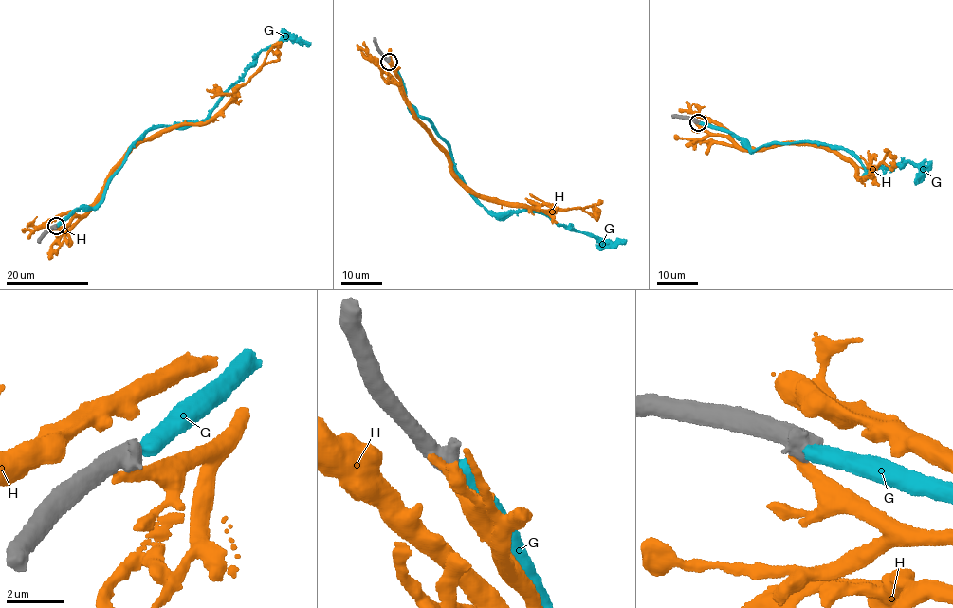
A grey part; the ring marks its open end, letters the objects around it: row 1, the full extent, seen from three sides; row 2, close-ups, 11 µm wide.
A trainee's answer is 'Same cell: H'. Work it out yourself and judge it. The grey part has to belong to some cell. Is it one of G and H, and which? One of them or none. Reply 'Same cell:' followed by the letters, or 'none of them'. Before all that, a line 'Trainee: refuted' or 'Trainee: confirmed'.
Trainee: refuted
Same cell: G

